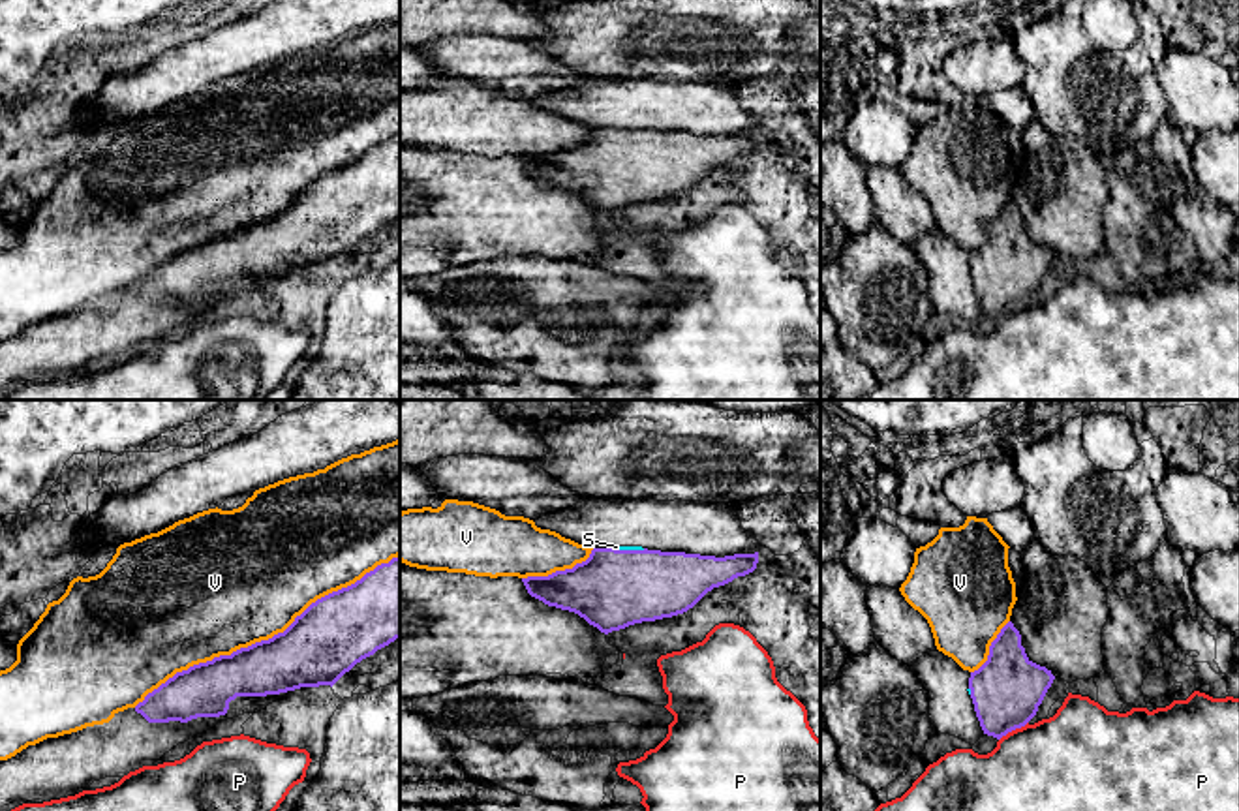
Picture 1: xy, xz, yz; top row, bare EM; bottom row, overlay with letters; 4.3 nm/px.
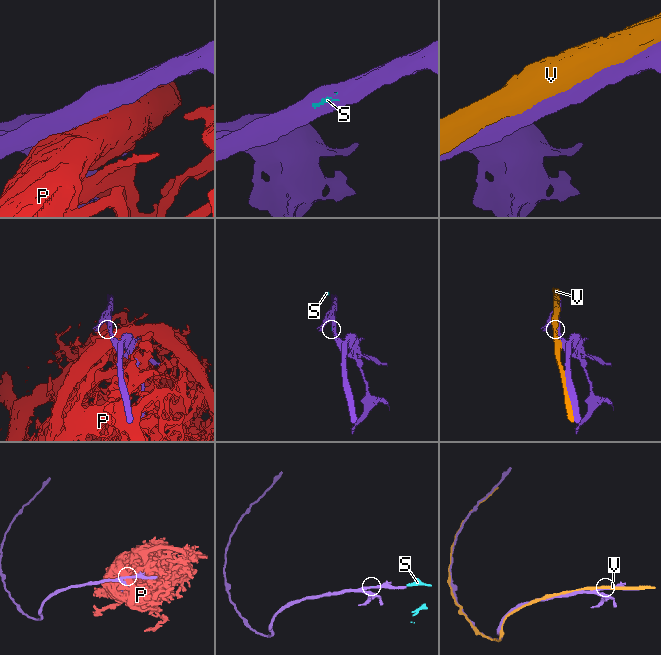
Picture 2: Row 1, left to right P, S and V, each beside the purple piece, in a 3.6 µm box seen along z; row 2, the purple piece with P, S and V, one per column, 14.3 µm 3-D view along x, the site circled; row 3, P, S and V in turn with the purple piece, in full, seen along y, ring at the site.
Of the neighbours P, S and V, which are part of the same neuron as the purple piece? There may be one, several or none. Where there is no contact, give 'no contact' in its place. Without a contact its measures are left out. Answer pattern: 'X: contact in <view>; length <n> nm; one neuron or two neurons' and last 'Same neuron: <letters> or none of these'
P: contact in yz; length 150 nm; two neurons
S: contact in xz; length 140 nm; two neurons
V: contact in xy; length 1300 nm; two neurons
Same neuron: none of these

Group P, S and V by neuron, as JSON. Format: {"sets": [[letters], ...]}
{"sets": [["P"], ["S"], ["V"]]}

